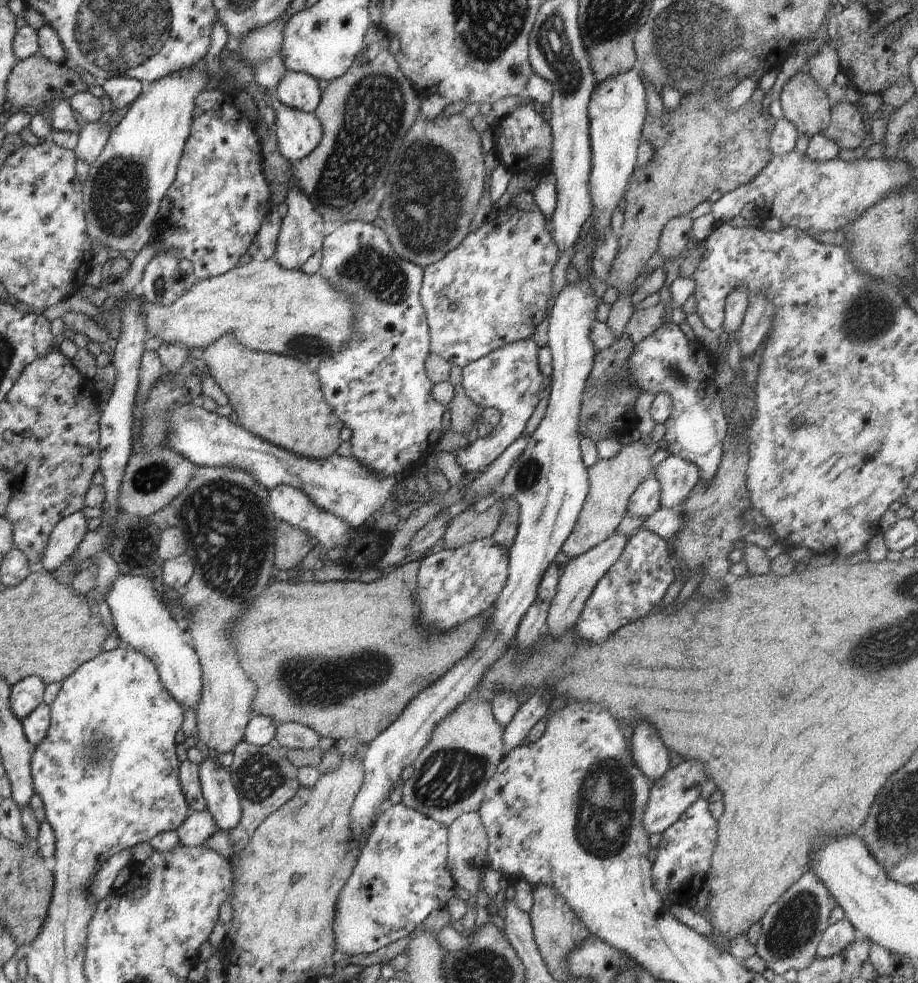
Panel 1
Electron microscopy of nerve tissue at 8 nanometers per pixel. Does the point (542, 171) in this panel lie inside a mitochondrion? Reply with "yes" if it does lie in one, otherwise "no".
no

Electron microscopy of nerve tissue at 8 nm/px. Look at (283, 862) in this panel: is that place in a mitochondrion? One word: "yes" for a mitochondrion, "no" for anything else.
no

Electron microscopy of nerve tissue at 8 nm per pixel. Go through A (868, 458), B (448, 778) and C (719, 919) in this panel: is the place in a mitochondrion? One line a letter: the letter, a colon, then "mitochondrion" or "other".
A: other
B: mitochondrion
C: other

